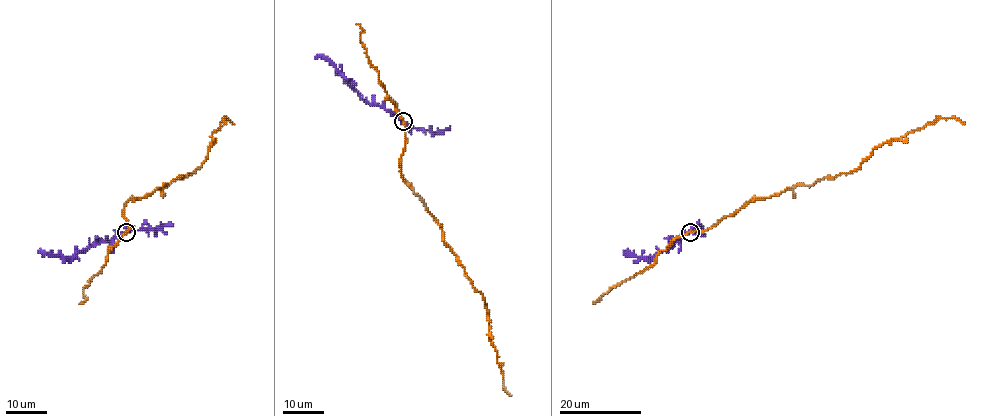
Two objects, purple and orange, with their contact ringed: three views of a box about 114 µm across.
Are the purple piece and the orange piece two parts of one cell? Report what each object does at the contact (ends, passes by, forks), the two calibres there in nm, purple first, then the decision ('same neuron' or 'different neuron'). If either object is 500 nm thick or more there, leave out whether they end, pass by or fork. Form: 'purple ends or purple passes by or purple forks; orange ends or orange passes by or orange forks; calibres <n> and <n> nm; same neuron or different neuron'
purple forks; orange passes by; calibres 240 and 190 nm; same neuron

